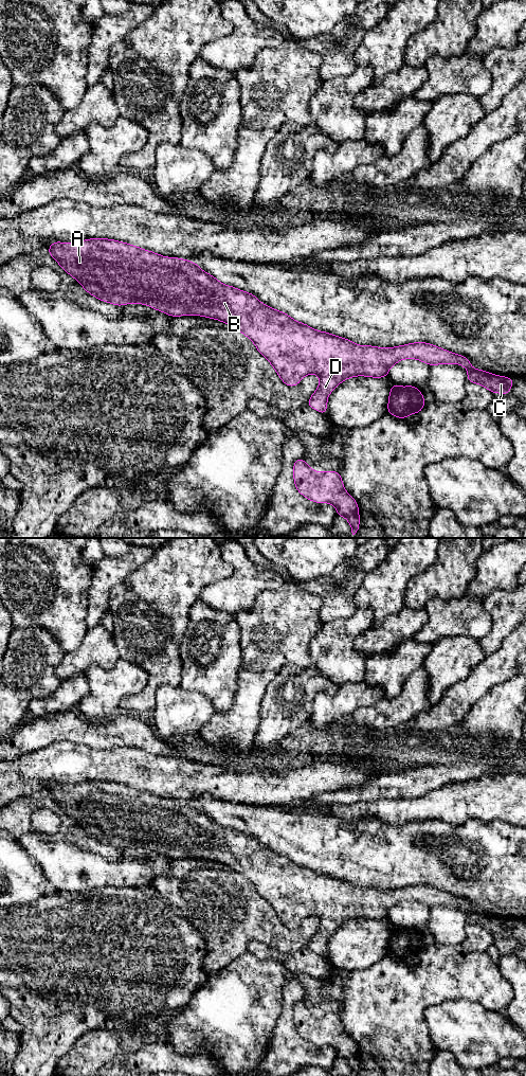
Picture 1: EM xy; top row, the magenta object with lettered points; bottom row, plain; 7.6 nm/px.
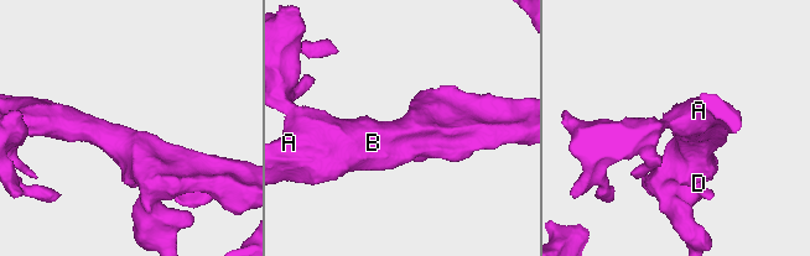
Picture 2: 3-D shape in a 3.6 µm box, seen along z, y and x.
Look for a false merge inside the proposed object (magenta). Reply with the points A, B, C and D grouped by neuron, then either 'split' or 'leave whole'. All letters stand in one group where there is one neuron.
A B C D | leave whole

